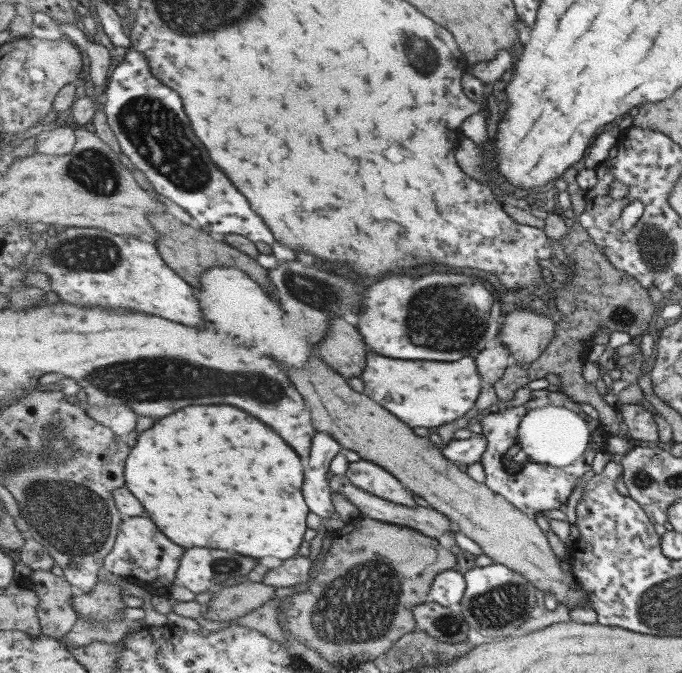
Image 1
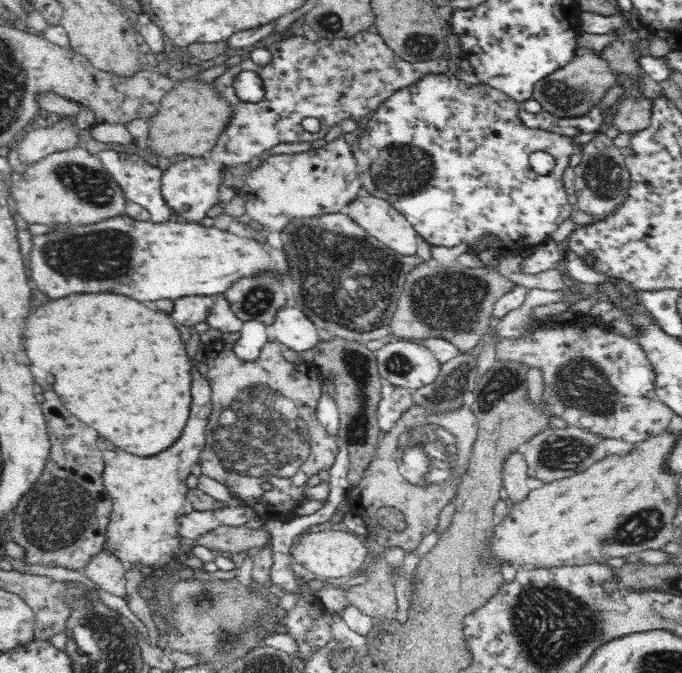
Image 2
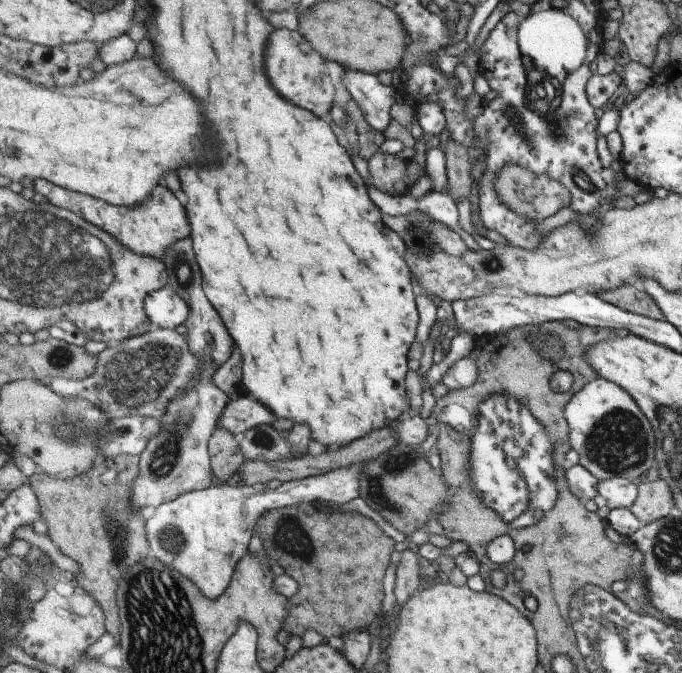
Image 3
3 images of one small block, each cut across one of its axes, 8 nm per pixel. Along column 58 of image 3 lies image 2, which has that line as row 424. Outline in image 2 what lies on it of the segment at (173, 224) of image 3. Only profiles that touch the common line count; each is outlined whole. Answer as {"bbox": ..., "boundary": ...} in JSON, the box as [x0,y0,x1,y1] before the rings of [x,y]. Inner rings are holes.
{"bbox":[98,372,211,571],"boundary":[[[192,372],[192,402],[188,422],[182,436],[168,448],[152,457],[138,457],[112,446],[100,438],[98,449],[104,460],[101,479],[111,501],[109,523],[105,530],[104,548],[125,567],[141,566],[144,571],[158,570],[182,557],[178,520],[193,506],[186,497],[186,481],[190,468],[198,463],[207,437],[208,418],[211,417],[211,388],[209,381]]]}

